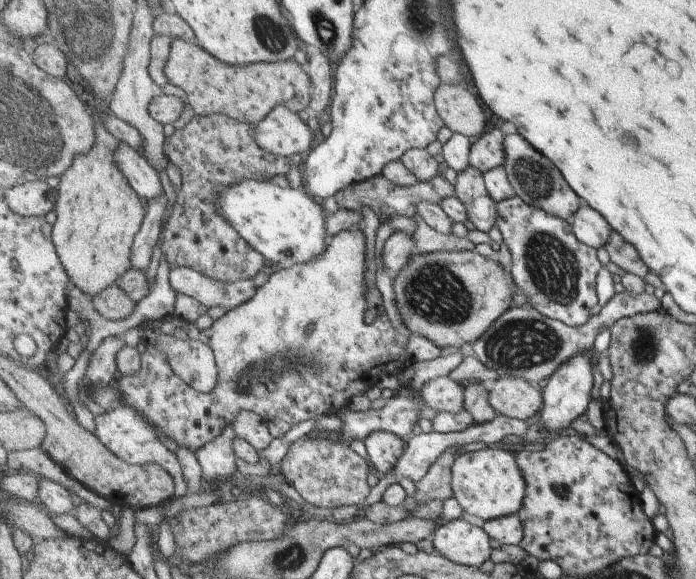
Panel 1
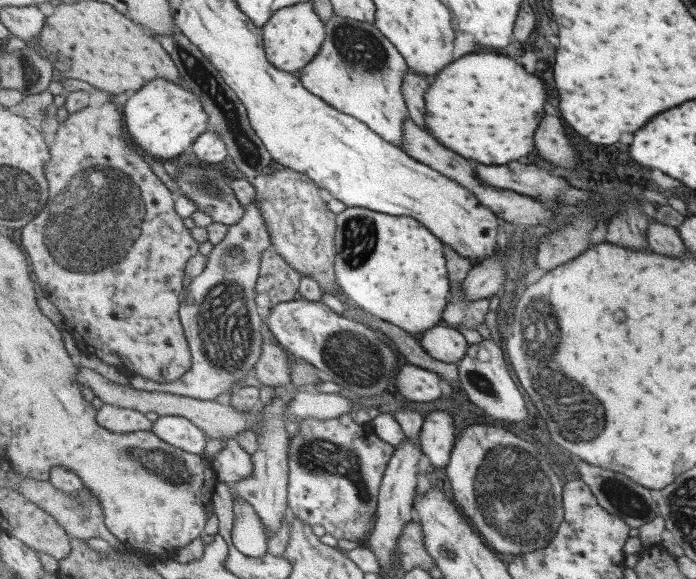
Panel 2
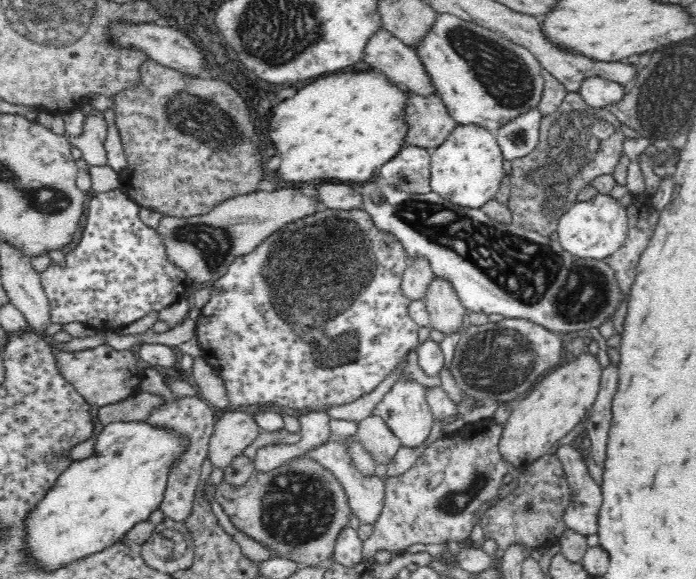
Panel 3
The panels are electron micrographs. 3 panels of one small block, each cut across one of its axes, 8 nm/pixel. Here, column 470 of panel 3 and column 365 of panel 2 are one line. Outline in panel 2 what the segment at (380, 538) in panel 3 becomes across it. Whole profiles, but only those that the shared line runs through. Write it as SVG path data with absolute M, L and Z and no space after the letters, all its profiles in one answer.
M349 414L330 419L308 418L300 423L298 433L292 436L289 451L289 508L303 523L319 524L336 540L362 544L363 536L370 528L371 516L377 511L380 489L395 446L373 432L369 425L357 424Z

